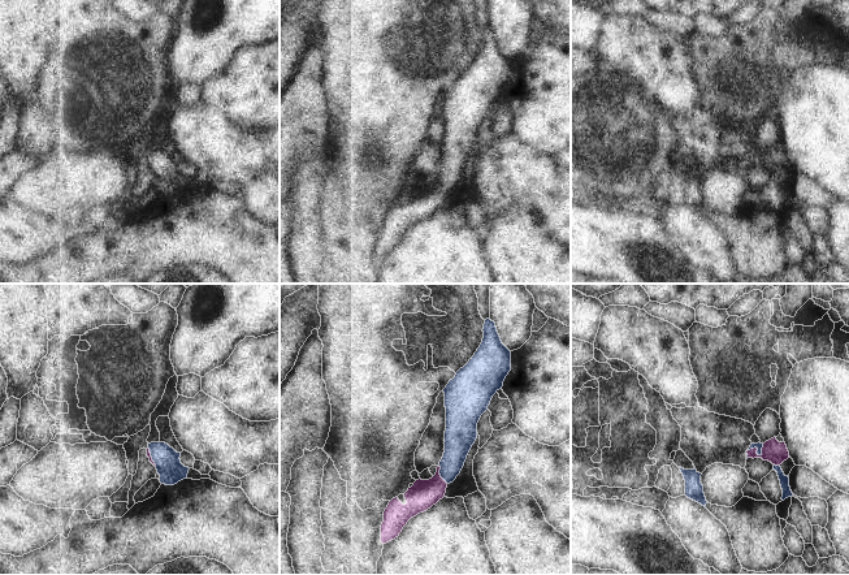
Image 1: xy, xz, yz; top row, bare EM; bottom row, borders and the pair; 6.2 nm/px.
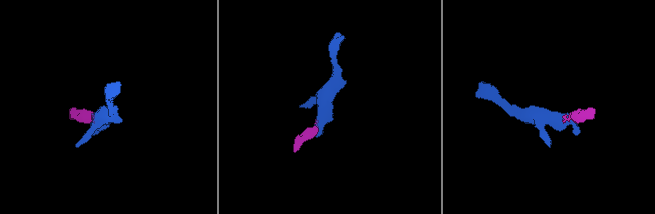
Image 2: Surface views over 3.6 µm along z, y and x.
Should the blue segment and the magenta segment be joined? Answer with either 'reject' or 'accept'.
accept

